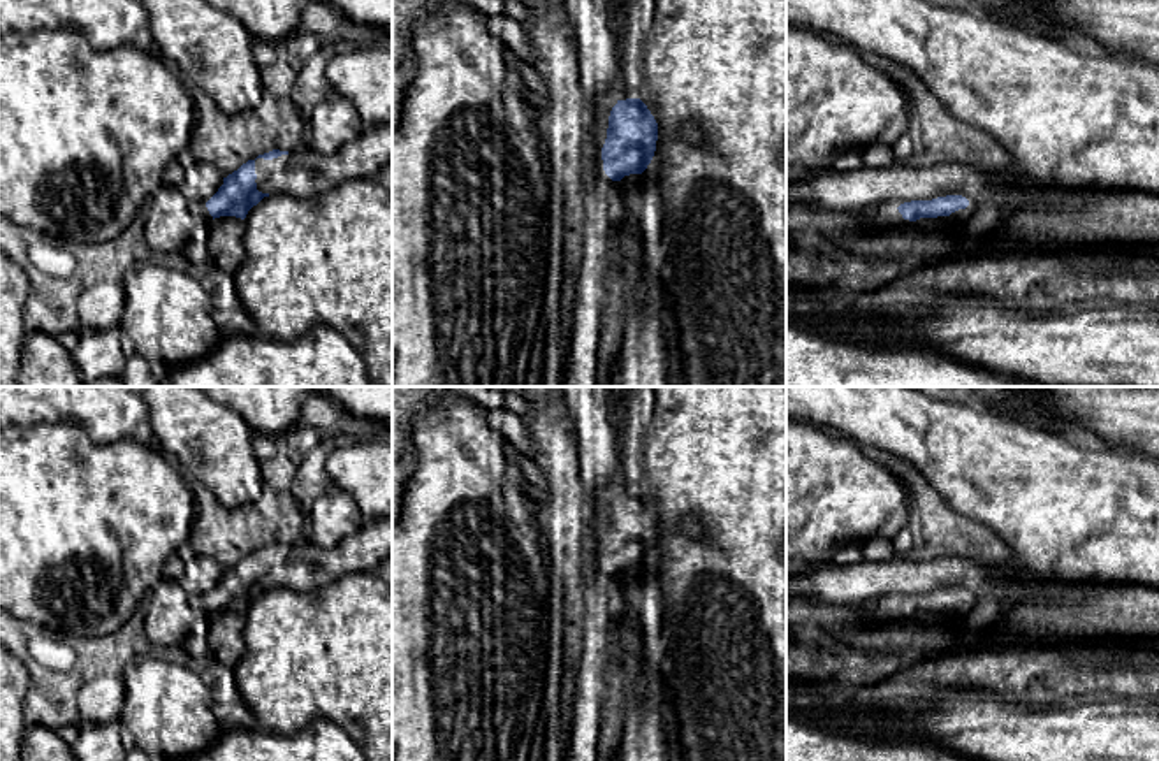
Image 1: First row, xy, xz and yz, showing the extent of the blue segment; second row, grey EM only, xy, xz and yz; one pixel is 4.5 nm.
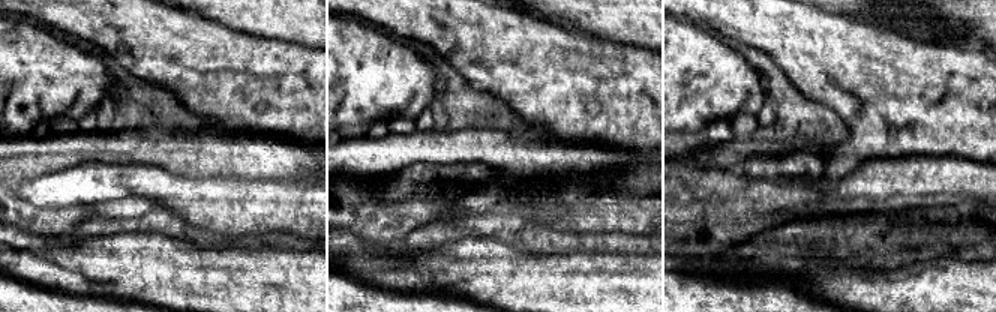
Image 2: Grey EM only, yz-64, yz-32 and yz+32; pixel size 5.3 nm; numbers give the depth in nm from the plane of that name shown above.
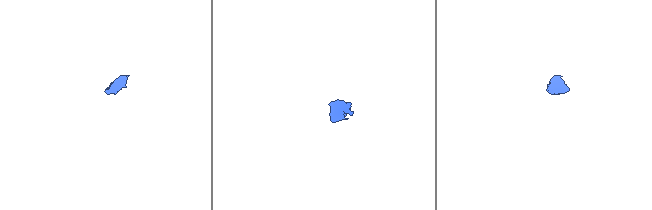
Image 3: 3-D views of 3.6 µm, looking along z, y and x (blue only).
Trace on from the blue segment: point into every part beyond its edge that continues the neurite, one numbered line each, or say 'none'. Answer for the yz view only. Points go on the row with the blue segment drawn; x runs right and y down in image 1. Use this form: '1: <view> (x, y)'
1: yz (955, 220)

